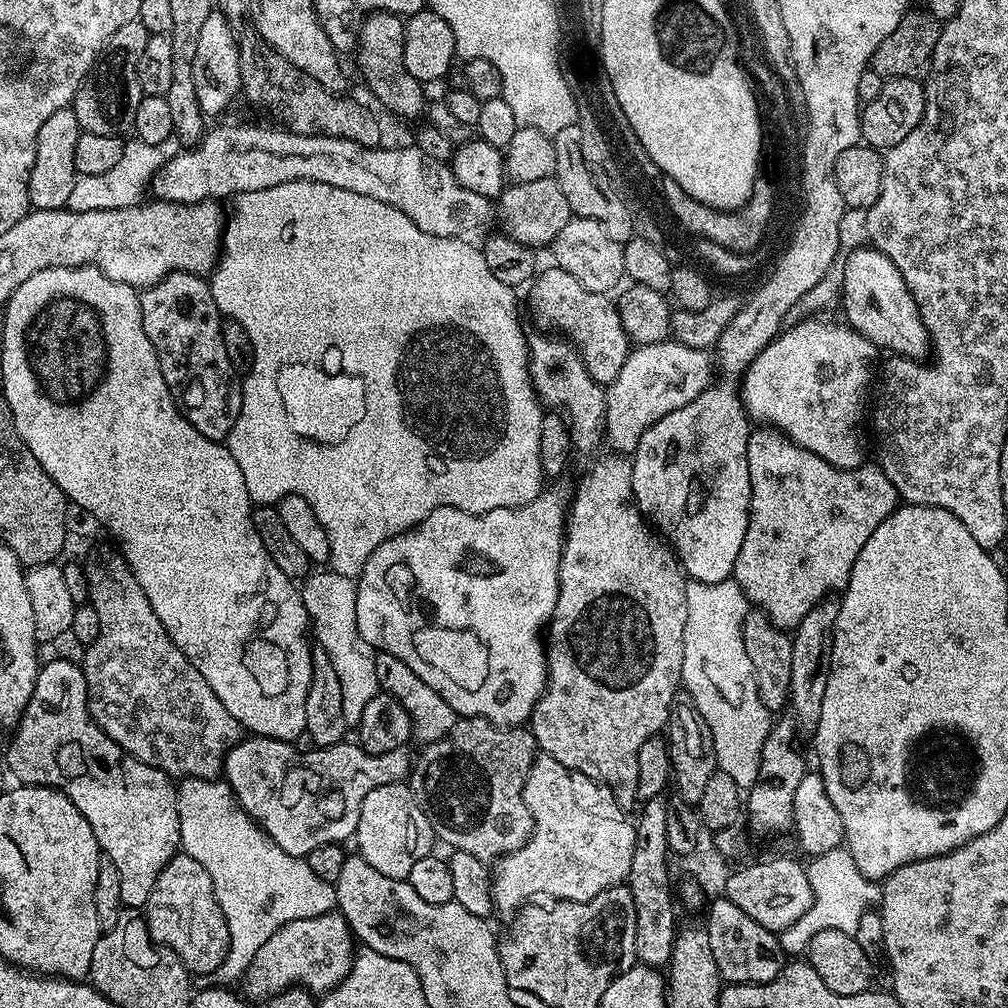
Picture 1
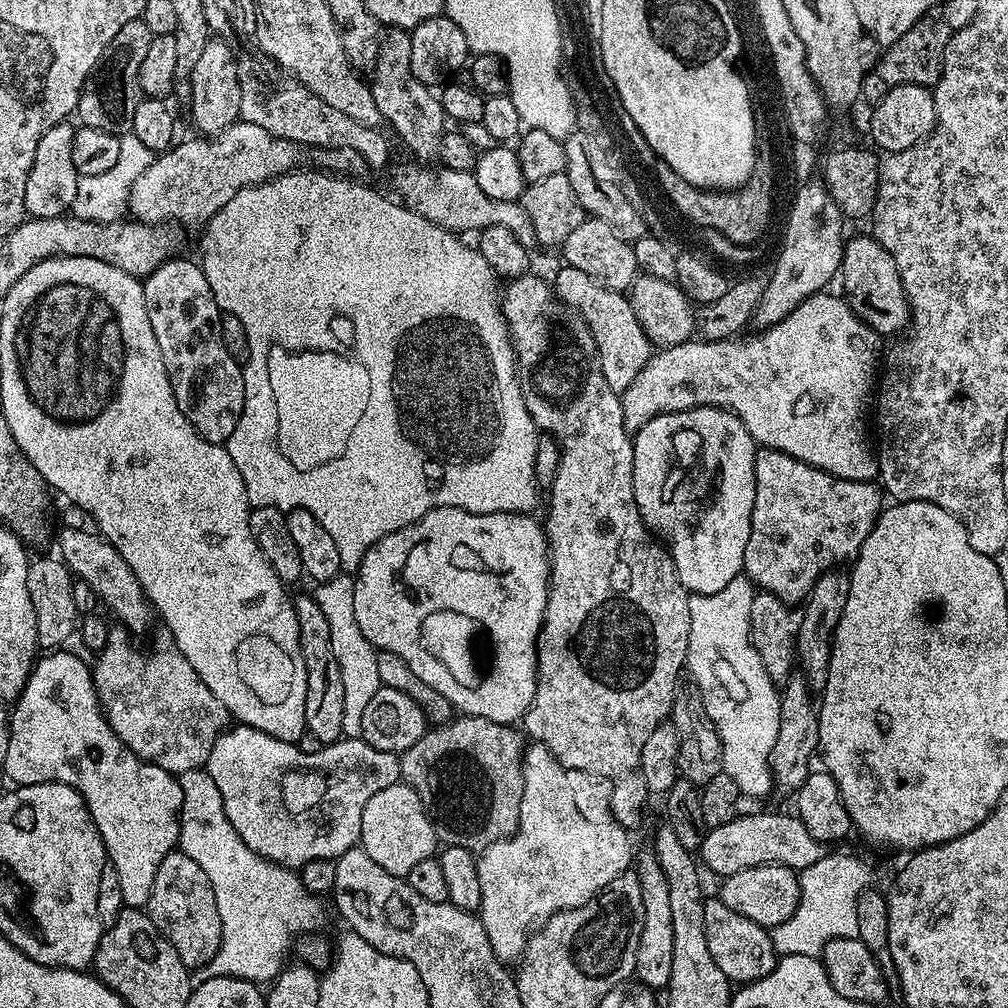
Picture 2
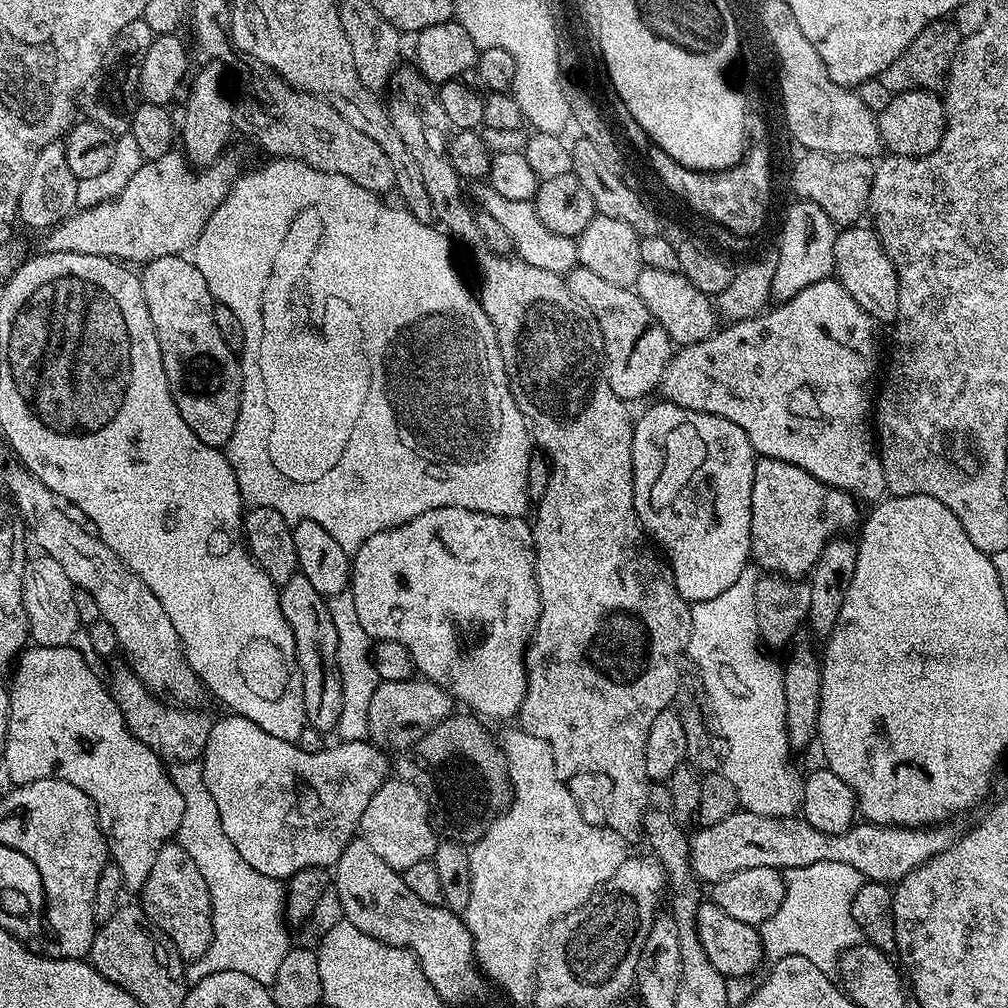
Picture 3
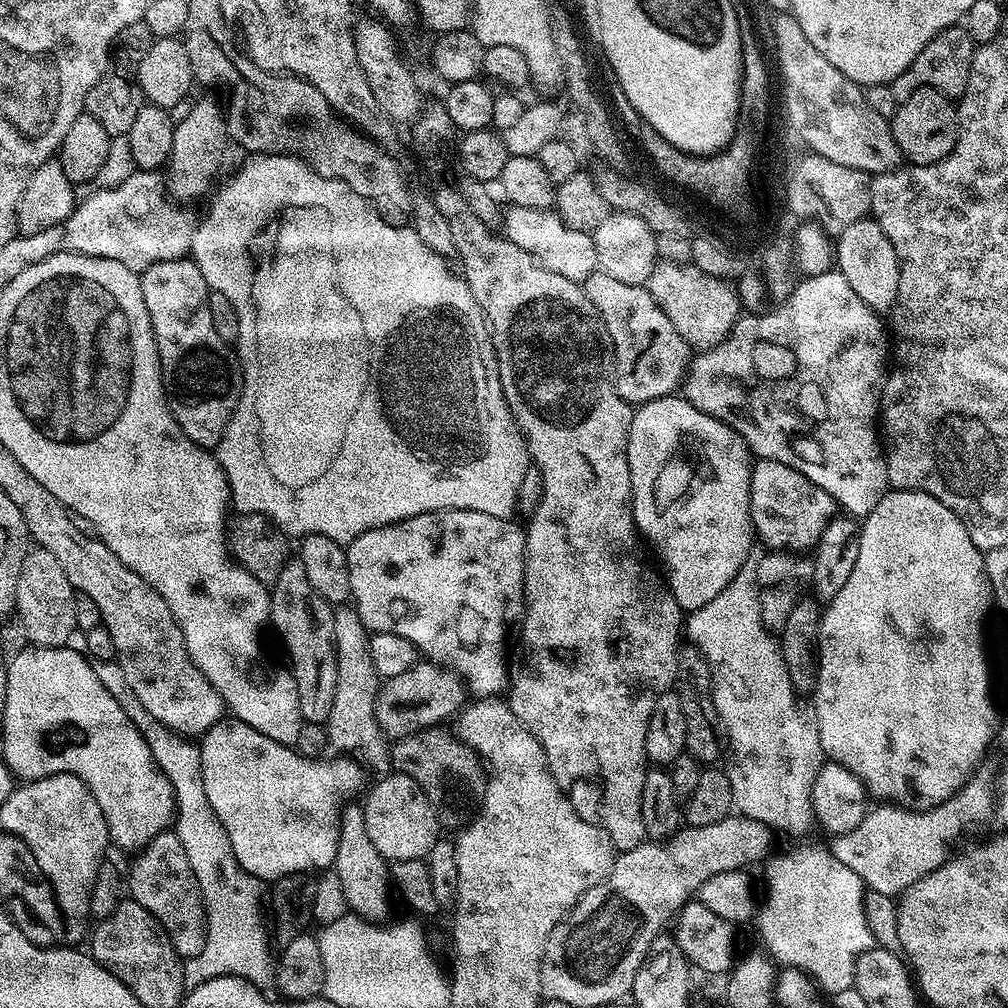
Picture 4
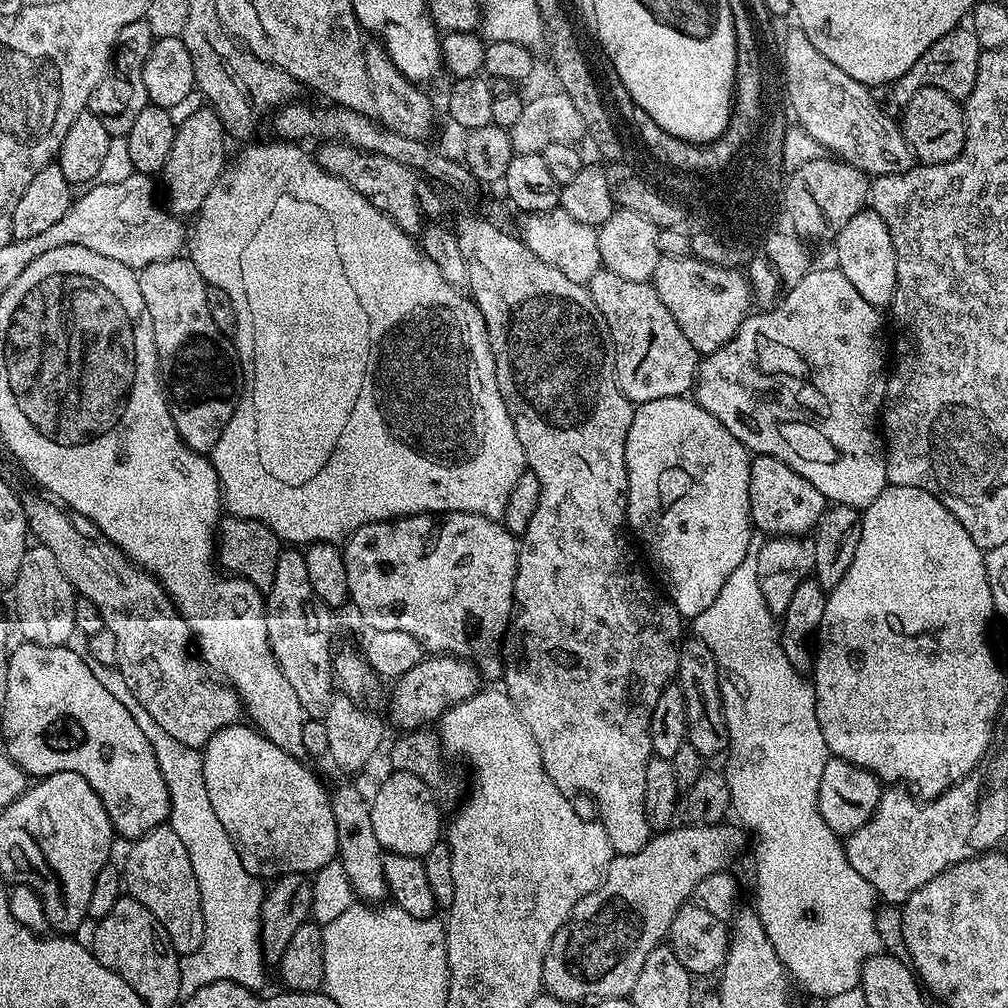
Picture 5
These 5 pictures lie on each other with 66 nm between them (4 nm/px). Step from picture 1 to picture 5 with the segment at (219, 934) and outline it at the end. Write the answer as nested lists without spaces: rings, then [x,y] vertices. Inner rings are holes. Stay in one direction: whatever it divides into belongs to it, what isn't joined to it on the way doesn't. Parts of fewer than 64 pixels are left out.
[[[162,823],[140,839],[131,841],[129,848],[132,849],[122,863],[122,879],[127,895],[142,902],[142,906],[154,914],[177,956],[183,958],[190,955],[202,946],[204,915],[198,878],[194,878],[194,866],[190,866],[190,854],[186,846],[182,846],[182,838],[178,838],[167,823]]]

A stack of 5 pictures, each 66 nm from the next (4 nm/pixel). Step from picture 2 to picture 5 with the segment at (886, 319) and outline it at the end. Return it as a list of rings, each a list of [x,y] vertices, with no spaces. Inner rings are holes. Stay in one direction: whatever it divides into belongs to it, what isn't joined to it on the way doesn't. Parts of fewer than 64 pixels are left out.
[[[865,210],[854,214],[846,226],[834,237],[836,244],[836,260],[840,272],[850,278],[854,290],[866,298],[876,308],[887,309],[896,293],[896,255],[894,242],[890,238],[890,230],[886,230],[886,222],[882,222],[879,214]]]

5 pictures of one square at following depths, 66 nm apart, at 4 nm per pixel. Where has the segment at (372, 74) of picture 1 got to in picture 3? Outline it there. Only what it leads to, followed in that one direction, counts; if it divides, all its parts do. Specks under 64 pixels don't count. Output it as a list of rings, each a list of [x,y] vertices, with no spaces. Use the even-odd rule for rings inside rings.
[[[397,67],[391,83],[391,87],[397,88],[397,92],[392,97],[387,97],[386,100],[388,113],[394,122],[394,130],[398,130],[402,142],[406,142],[406,150],[410,150],[410,154],[414,154],[414,162],[418,162],[422,182],[426,182],[426,194],[430,194],[430,206],[435,223],[437,225],[445,224],[445,226],[440,226],[447,229],[453,237],[455,237],[454,235],[461,236],[466,243],[475,245],[478,240],[476,216],[460,198],[462,179],[450,162],[448,153],[450,125],[442,110],[442,102],[437,89],[427,83],[415,67],[404,67]]]

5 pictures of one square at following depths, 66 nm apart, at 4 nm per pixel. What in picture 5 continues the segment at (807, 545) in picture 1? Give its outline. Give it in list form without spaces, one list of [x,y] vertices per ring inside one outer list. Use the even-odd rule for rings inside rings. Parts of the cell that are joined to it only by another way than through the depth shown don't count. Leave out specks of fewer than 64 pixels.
[[[757,455],[752,460],[752,469],[750,470],[752,522],[759,531],[761,528],[765,532],[763,534],[765,537],[794,536],[800,538],[805,534],[811,533],[818,521],[820,521],[820,515],[824,512],[825,507],[826,501],[822,490],[818,490],[818,486],[806,482],[806,478],[802,478],[802,474],[798,474],[793,468],[786,466],[786,462],[782,462],[773,456],[762,455]]]

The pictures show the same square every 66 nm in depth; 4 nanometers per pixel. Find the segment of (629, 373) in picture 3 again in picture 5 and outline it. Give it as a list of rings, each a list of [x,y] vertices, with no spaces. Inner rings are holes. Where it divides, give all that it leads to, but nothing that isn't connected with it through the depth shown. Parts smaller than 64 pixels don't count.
[[[601,266],[586,287],[594,298],[594,306],[602,310],[602,318],[606,318],[606,326],[612,335],[612,347],[616,350],[616,381],[624,397],[631,400],[633,405],[638,405],[671,396],[688,396],[693,391],[701,357],[690,338],[682,334],[678,322],[674,322],[674,314],[666,310],[662,298],[658,298],[651,283],[630,282],[630,278],[618,278],[618,274]]]

